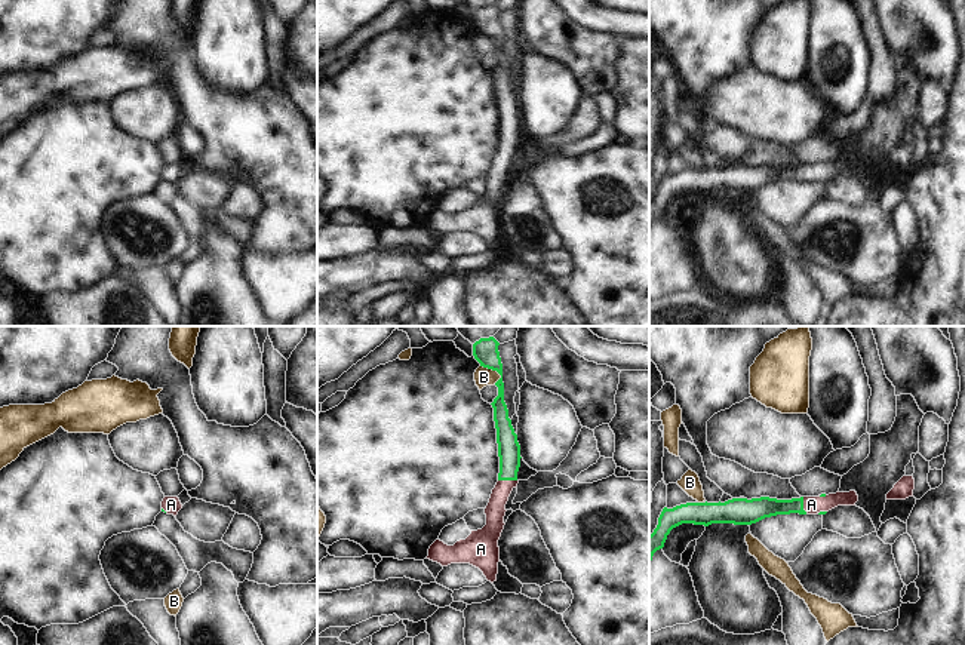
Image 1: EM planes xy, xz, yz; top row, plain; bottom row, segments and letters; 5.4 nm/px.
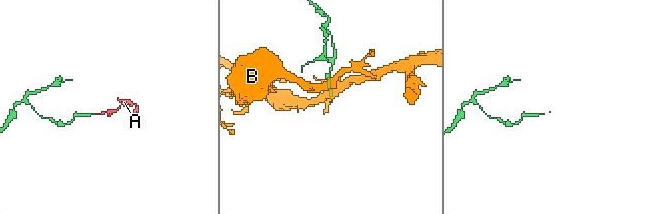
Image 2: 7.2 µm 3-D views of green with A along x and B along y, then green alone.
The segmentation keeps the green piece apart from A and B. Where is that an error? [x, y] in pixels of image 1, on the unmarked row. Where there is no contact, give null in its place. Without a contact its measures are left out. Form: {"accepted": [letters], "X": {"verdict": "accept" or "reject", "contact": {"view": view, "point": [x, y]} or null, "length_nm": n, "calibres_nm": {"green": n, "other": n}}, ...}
{"accepted": ["A"], "A": {"verdict": "accept", "contact": {"view": "xz", "point": [507, 147]}, "length_nm": 100, "calibres_nm": {"green": 130, "other": 110}}, "B": {"verdict": "reject", "contact": {"view": "xz", "point": [491, 36]}, "length_nm": 140, "calibres_nm": {"green": 140, "other": 100}}}

